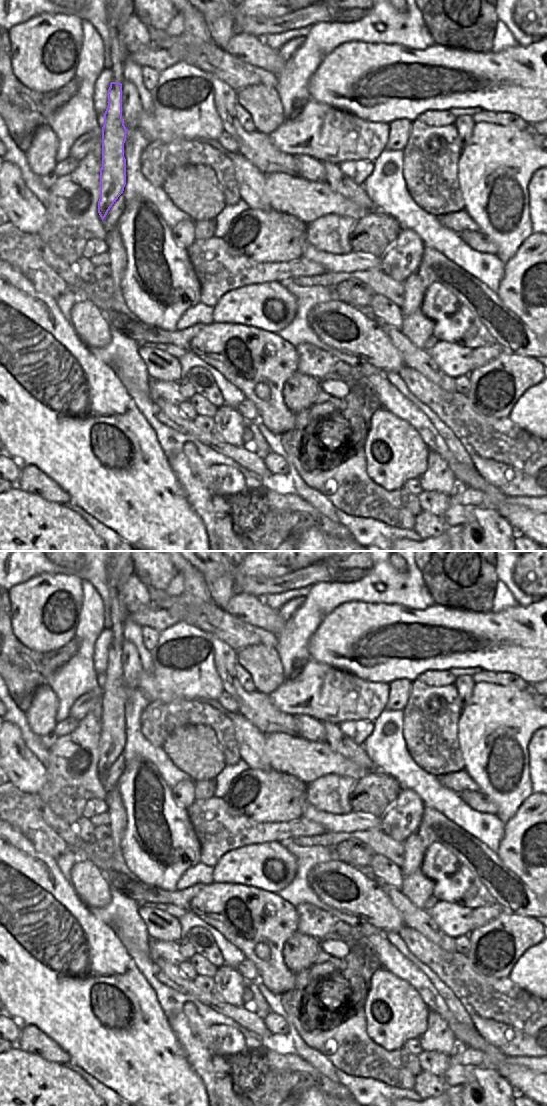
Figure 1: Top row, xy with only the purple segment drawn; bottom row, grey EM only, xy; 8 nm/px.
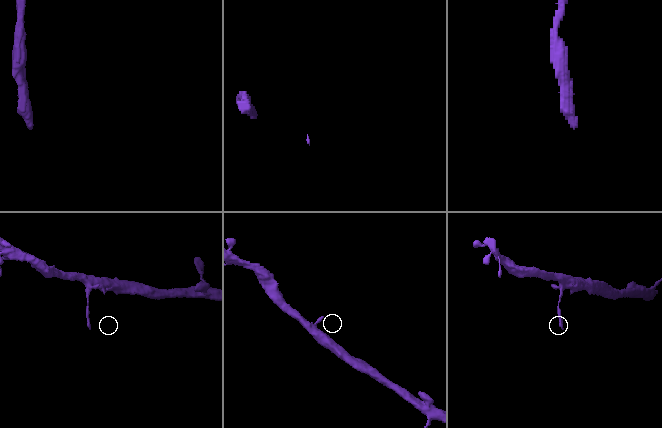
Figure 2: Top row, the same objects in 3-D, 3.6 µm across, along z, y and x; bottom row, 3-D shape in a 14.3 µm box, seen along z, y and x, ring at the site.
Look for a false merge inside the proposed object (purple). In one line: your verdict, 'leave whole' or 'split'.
split

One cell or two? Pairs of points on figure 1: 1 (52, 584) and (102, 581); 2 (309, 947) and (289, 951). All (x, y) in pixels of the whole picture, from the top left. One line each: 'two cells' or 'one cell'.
1: two cells
2: one cell

